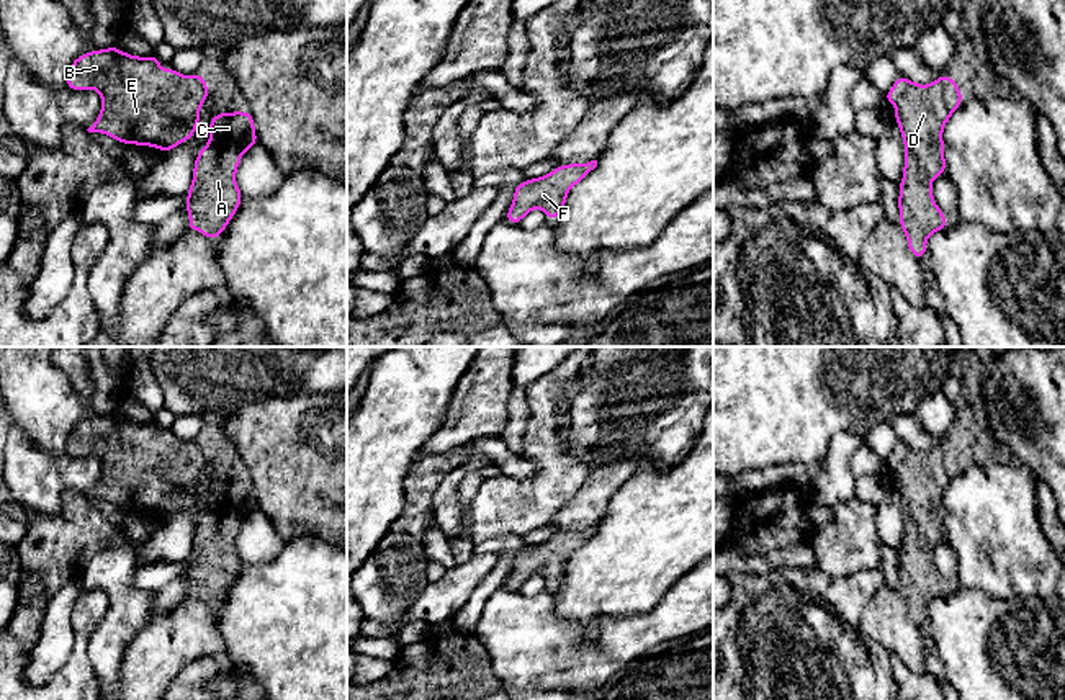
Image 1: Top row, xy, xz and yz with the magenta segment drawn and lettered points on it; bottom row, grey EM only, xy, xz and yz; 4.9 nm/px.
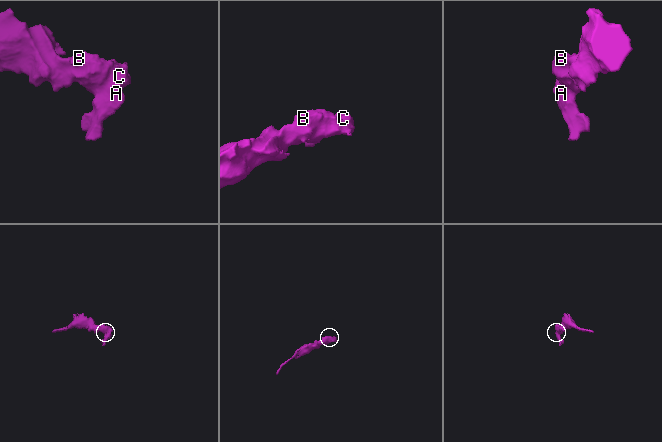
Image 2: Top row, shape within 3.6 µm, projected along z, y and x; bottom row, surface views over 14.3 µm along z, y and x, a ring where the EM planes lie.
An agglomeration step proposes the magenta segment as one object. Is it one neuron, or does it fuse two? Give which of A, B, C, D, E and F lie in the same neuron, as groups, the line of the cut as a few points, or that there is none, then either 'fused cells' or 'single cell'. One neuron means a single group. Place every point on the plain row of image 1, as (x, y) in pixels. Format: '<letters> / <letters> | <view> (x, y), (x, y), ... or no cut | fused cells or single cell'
A B C D E F | no cut | single cell

